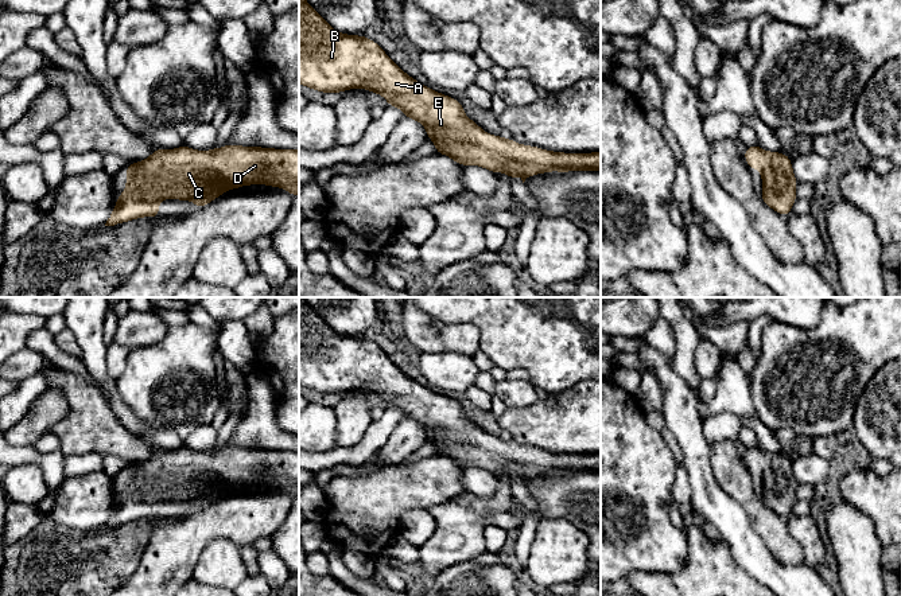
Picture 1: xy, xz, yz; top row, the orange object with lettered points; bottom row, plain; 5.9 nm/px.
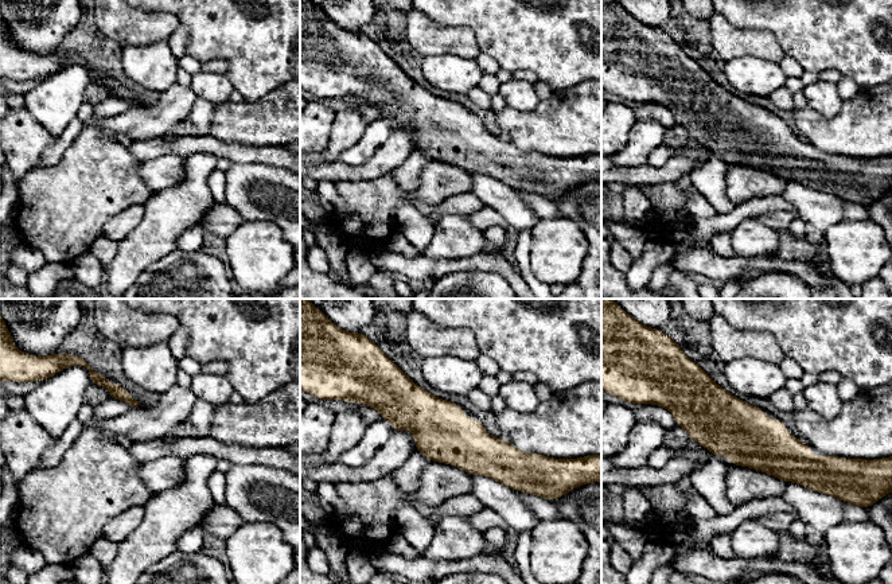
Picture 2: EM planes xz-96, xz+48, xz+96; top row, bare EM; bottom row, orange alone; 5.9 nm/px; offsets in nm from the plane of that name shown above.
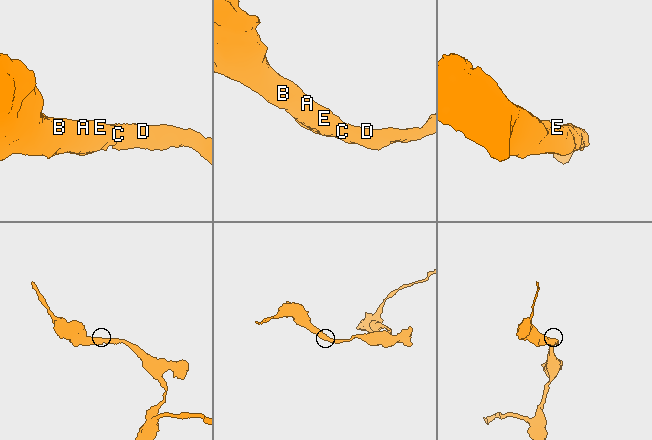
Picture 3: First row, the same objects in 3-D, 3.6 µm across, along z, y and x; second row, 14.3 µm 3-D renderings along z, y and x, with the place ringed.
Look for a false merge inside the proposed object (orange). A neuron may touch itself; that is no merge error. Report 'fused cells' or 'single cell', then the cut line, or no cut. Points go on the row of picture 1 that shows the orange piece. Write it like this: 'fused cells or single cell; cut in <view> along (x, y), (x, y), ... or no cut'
single cell; no cut

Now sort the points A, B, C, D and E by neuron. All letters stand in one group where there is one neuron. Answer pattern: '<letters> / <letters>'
A B C D E

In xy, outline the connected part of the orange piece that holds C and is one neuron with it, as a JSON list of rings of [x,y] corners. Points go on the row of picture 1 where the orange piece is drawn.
[[[228,144],[210,151],[197,151],[187,145],[175,149],[154,149],[143,161],[124,164],[127,186],[116,198],[116,207],[105,226],[114,226],[141,217],[156,219],[162,199],[193,200],[199,209],[221,196],[226,190],[241,186],[267,184],[281,187],[291,196],[299,195],[299,149],[276,149]]]

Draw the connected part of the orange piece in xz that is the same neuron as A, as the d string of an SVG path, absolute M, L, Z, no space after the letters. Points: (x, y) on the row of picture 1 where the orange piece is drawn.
M299 0L299 83L314 89L319 93L342 93L350 89L366 89L370 93L381 94L387 101L387 106L400 108L404 118L419 121L427 131L427 140L432 140L436 145L435 153L450 156L459 165L479 165L494 174L505 172L512 180L520 176L523 183L528 176L558 171L598 171L601 172L601 152L590 153L566 153L541 149L539 147L523 145L512 139L488 135L485 129L478 126L473 118L465 116L462 104L446 94L438 93L420 83L419 81L404 73L387 52L372 39L364 35L347 35L335 31L306 0Z

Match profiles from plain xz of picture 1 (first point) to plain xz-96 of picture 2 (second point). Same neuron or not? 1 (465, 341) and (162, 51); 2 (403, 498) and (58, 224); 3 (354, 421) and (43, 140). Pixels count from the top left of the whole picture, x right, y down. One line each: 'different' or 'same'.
1: different
2: same
3: different

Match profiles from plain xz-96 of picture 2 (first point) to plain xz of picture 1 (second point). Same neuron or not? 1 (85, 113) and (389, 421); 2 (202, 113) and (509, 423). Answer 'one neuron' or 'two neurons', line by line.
1: two neurons
2: two neurons

